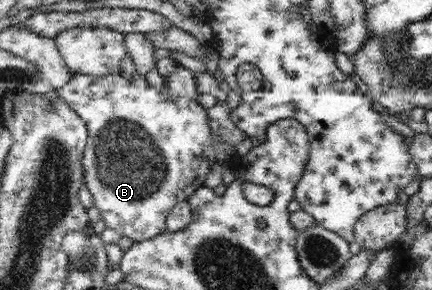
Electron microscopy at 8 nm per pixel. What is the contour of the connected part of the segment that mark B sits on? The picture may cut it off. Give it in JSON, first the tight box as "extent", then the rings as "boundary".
{"extent":[58,65,224,243],"boundary":[[[178,65],[177,69],[177,73],[172,73],[170,76],[163,76],[163,85],[161,87],[153,87],[149,83],[146,74],[141,75],[141,73],[137,72],[135,75],[131,75],[131,77],[125,77],[121,73],[120,68],[116,68],[115,71],[99,71],[99,73],[72,73],[67,83],[63,83],[58,89],[58,93],[62,95],[63,99],[74,104],[74,108],[82,116],[88,129],[82,167],[85,172],[85,187],[91,192],[93,198],[95,198],[94,207],[99,209],[101,218],[107,225],[107,228],[115,230],[122,237],[127,237],[135,243],[149,241],[166,233],[168,231],[167,221],[169,221],[170,211],[178,206],[179,203],[188,202],[191,199],[191,195],[195,195],[205,189],[205,181],[207,181],[209,173],[213,171],[213,167],[217,164],[224,164],[221,163],[221,160],[217,159],[217,143],[219,143],[219,138],[213,133],[211,121],[209,121],[209,107],[202,105],[200,93],[195,87],[195,80],[193,80],[193,72],[181,65]]]}

